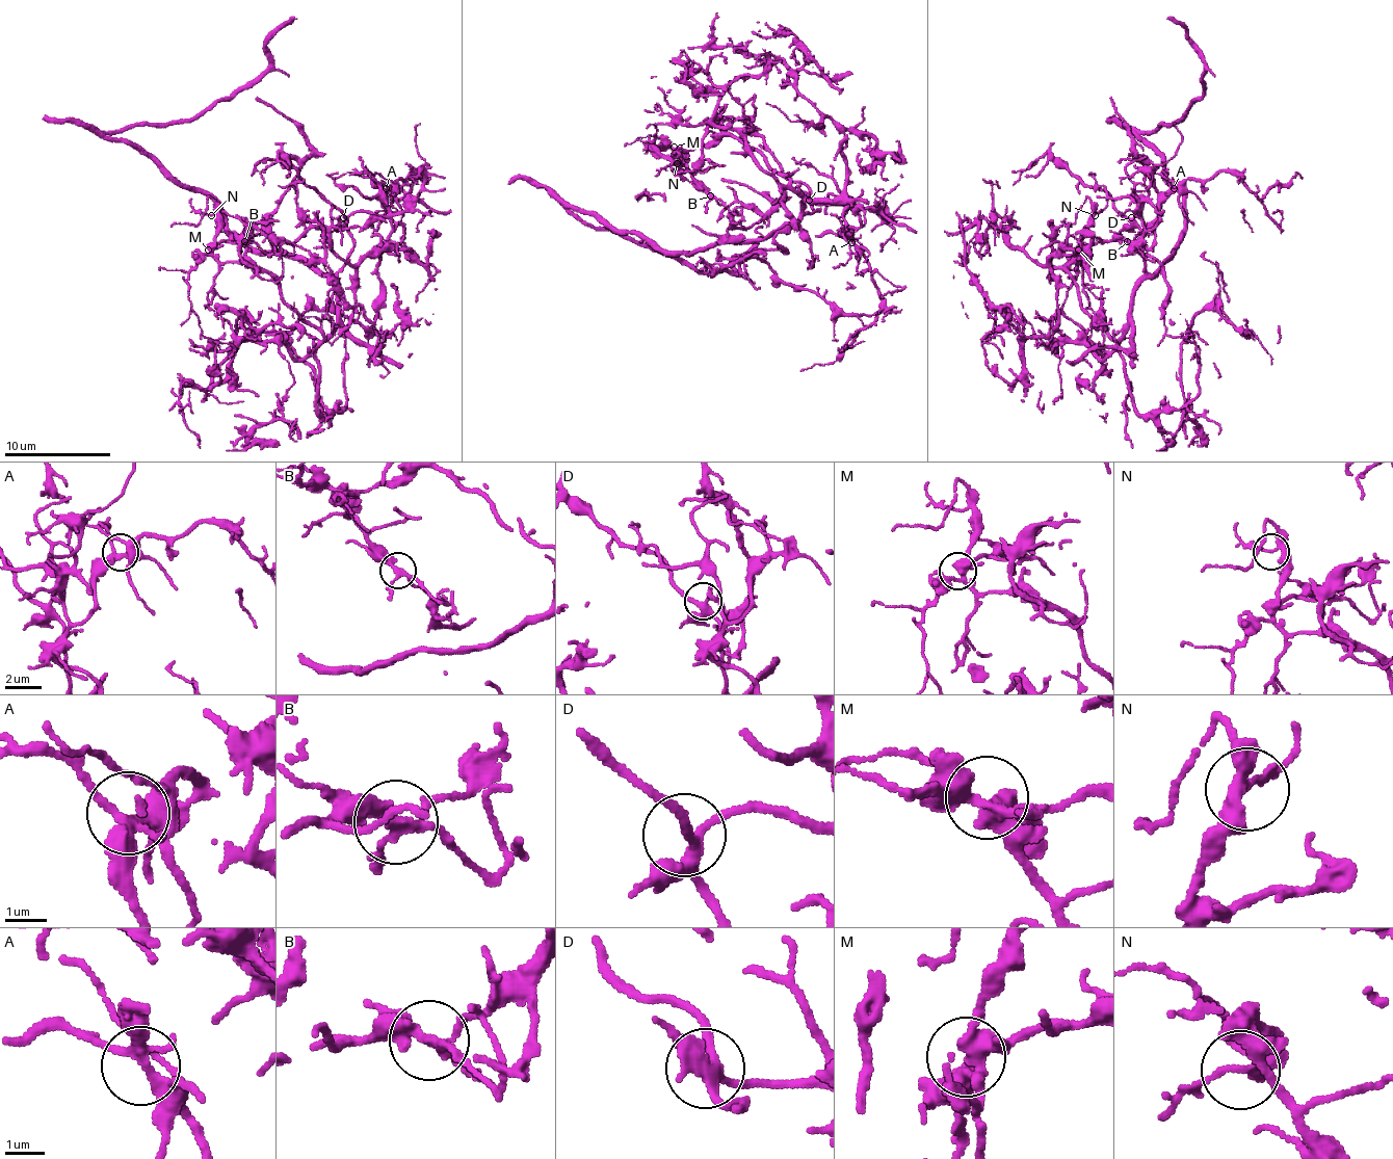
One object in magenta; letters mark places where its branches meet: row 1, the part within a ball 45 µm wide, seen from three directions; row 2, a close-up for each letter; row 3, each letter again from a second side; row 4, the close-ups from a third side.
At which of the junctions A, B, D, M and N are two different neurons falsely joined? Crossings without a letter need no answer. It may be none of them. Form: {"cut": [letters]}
{"cut": ["B"]}

